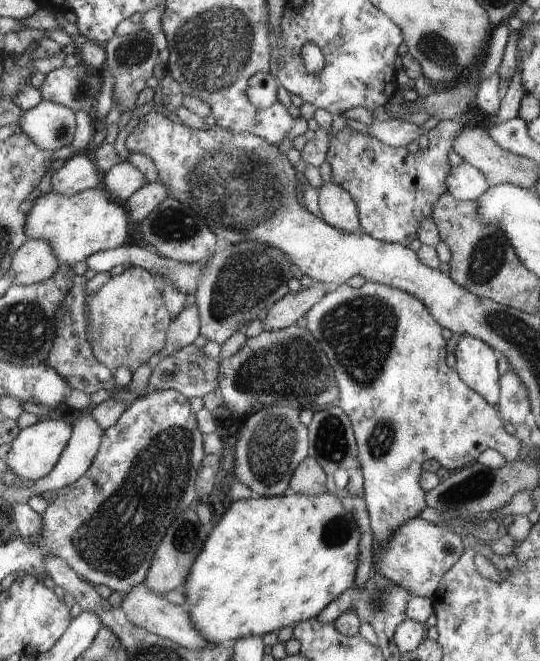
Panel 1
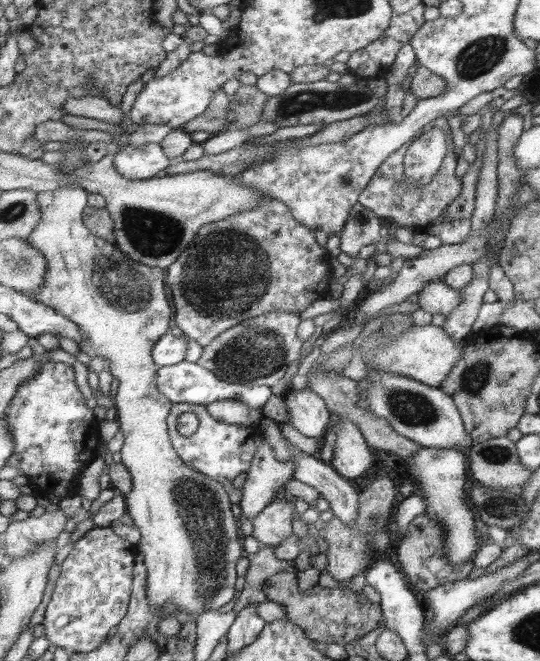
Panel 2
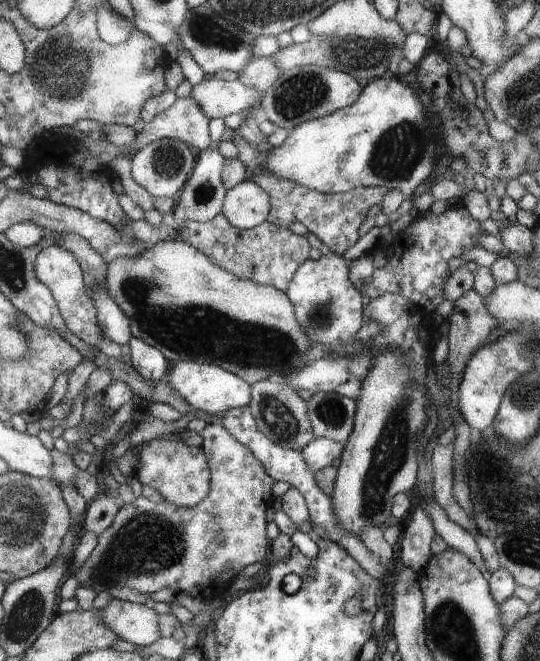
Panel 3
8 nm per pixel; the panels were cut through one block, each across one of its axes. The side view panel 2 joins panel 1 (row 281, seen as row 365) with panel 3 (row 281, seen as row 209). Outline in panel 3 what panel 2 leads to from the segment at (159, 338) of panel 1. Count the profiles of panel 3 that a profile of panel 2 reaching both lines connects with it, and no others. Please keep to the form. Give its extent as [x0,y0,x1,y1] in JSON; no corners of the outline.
[34,245,123,360]

